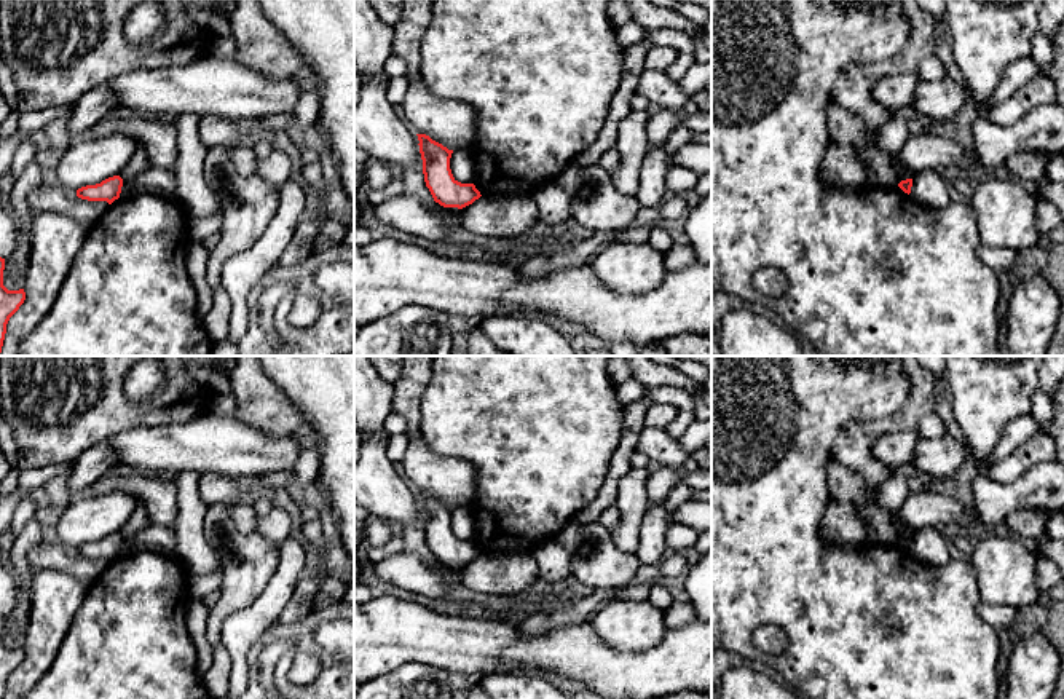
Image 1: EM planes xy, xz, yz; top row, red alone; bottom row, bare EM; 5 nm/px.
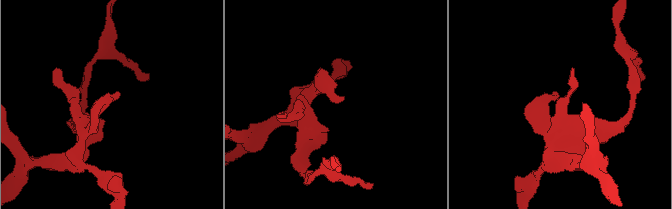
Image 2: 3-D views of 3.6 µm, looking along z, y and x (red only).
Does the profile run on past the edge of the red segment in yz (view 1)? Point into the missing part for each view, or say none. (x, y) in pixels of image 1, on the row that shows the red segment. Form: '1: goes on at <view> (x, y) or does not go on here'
1: does not go on here

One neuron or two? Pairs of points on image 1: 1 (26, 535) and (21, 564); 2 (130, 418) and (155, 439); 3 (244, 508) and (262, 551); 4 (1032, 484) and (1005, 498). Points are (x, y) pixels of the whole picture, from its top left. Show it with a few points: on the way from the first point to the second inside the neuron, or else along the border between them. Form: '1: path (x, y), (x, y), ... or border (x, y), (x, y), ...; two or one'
1: path (26, 541), (21, 548), (21, 557); one
2: border (174, 422), (125, 428), (107, 439); two
3: border (232, 503), (233, 524), (241, 532), (256, 533); two
4: path (1026, 490), (1021, 495), (1012, 497); one

